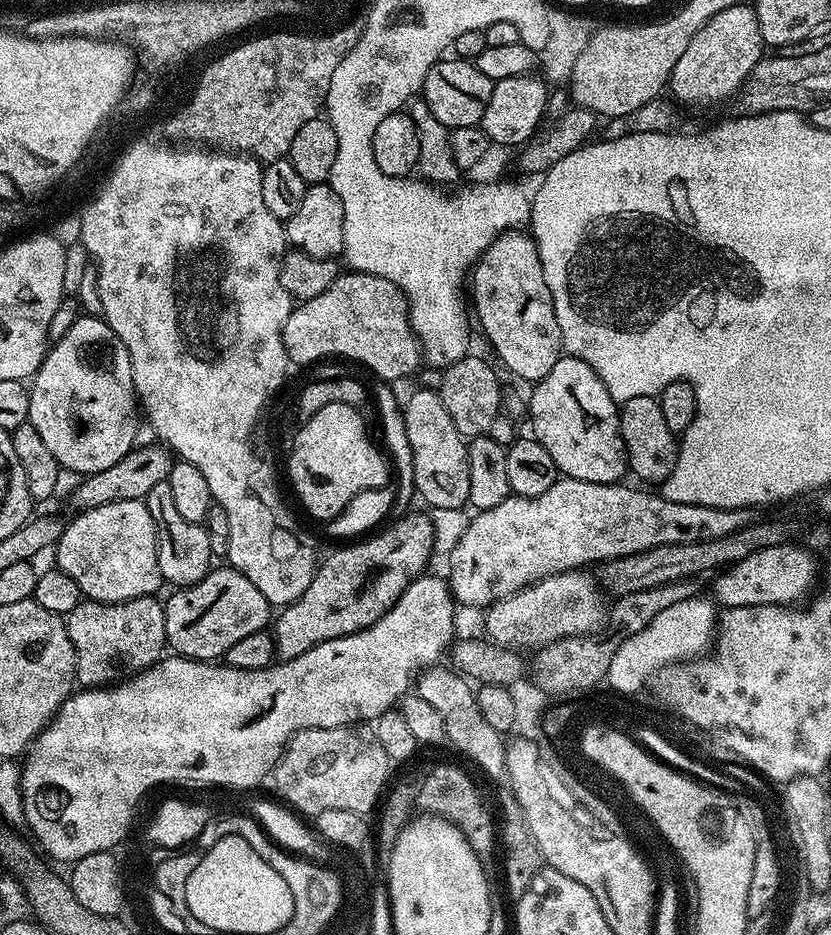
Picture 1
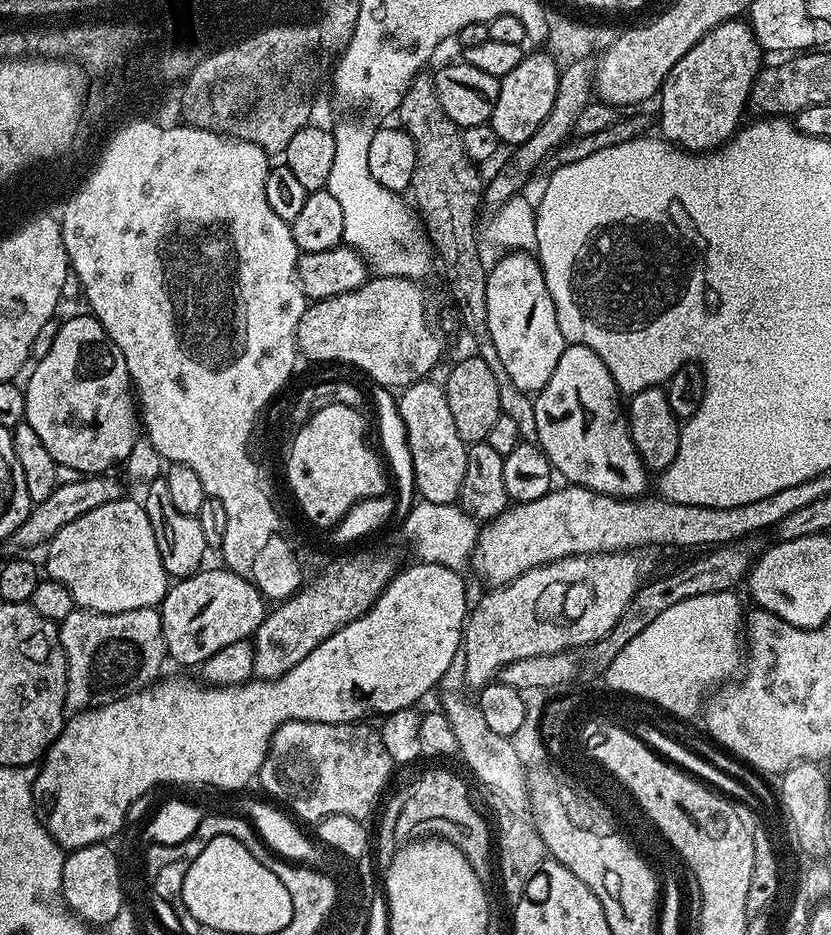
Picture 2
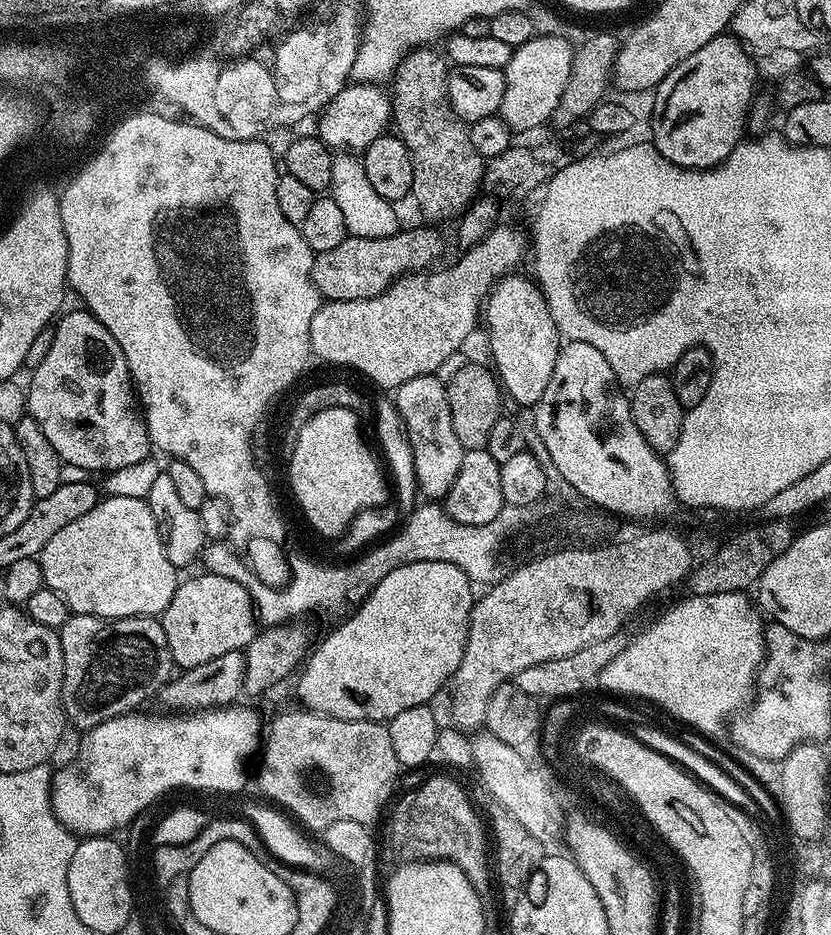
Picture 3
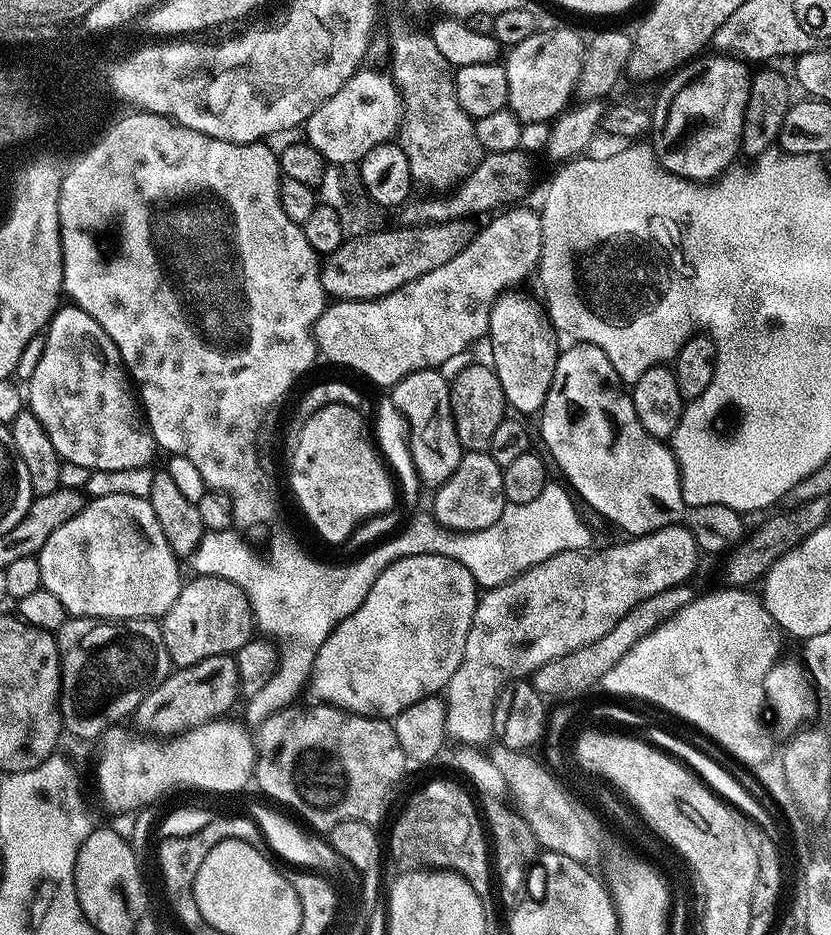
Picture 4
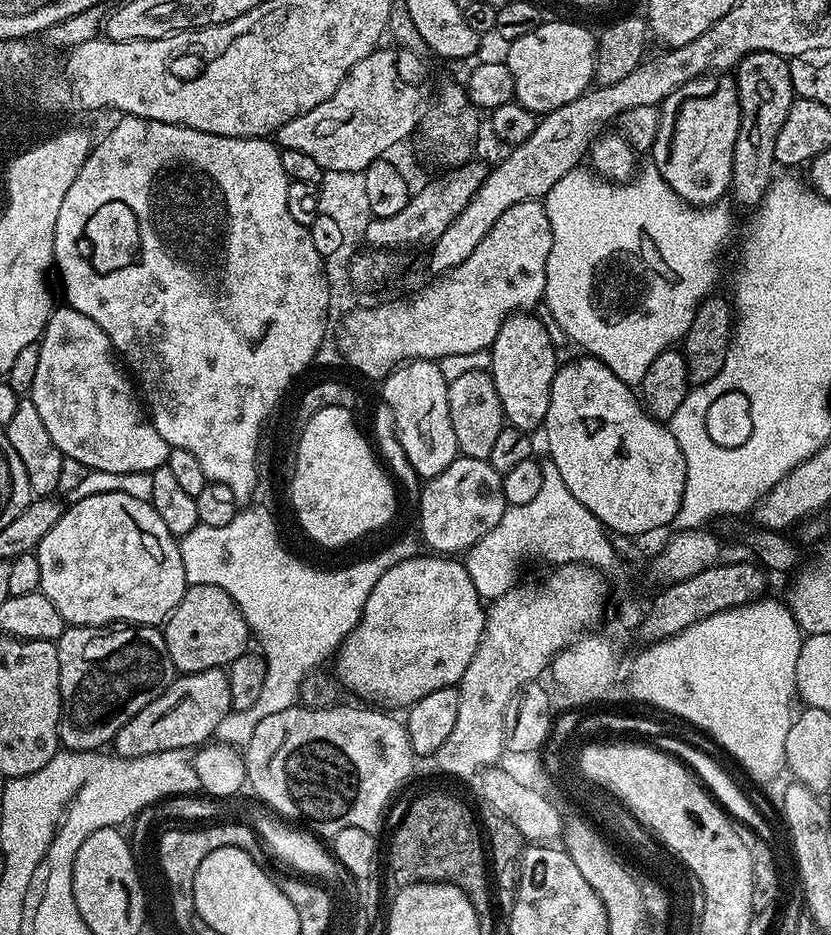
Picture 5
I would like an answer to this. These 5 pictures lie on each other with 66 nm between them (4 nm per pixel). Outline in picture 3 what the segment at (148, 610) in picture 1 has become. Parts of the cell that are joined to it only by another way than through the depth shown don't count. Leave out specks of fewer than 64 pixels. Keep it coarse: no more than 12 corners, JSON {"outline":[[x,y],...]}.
{"outline":[[69,615],[67,723],[131,713],[172,679],[159,619]]}

